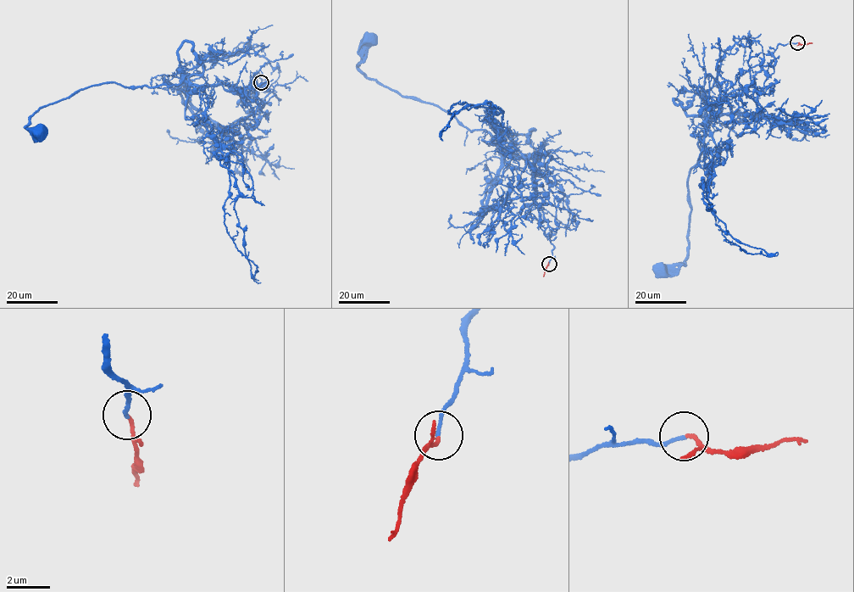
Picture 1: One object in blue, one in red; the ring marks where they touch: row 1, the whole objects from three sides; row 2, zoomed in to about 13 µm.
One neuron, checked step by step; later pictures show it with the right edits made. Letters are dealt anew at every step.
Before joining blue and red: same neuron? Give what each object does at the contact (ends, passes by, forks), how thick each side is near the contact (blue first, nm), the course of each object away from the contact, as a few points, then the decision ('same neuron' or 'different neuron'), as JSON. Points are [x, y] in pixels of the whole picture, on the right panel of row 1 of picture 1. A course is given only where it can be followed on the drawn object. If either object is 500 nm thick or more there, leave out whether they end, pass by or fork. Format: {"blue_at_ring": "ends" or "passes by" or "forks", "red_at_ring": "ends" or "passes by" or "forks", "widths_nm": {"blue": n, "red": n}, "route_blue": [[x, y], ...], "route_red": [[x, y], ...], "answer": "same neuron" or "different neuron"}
{"blue_at_ring": "ends", "red_at_ring": "ends", "widths_nm": {"blue": 160, "red": 170}, "route_blue": [[797, 42], [777, 45], [774, 65], [762, 66], [752, 85], [713, 105], [688, 184], [688, 254], [662, 271]], "route_red": [[797, 42], [812, 43]], "answer": "same neuron"}

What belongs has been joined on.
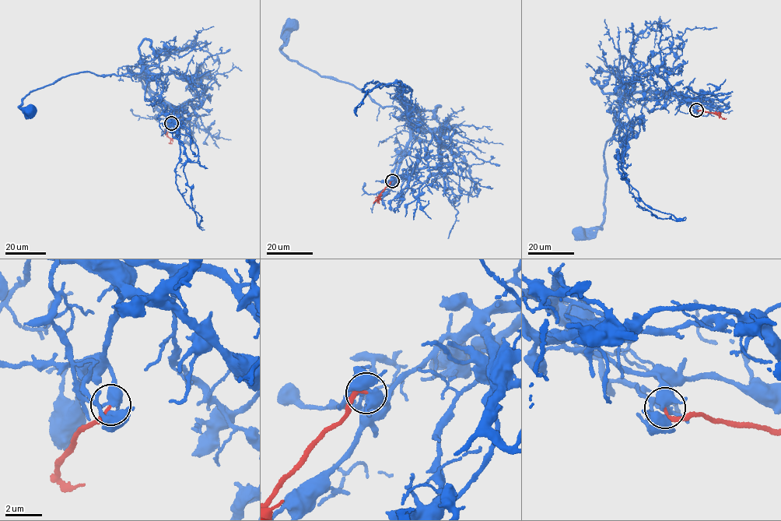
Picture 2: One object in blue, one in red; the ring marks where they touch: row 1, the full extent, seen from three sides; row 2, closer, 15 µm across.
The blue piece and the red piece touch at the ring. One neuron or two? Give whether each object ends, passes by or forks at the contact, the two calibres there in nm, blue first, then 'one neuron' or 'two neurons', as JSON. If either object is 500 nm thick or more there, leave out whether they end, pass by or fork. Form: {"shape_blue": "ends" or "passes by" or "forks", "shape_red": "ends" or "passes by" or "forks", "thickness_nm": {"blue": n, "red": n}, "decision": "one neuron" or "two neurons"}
{"shape_blue": "forks", "shape_red": "ends", "thickness_nm": {"blue": 400, "red": 200}, "decision": "two neurons"}

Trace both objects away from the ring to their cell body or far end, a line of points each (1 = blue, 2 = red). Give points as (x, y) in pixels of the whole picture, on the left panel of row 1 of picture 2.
1: (171, 123), (166, 103), (149, 89), (142, 68), (132, 74), (64, 77), (22, 99), (19, 107), (28, 110)
2: (171, 124), (166, 131), (170, 139), (169, 142)

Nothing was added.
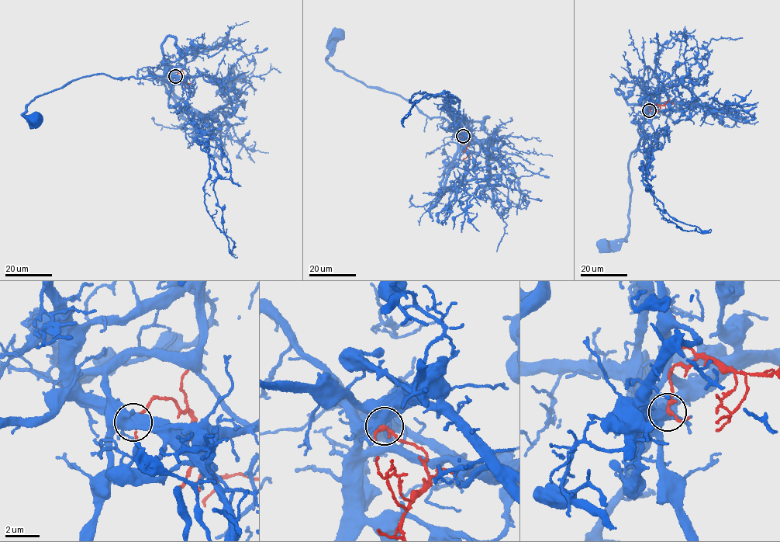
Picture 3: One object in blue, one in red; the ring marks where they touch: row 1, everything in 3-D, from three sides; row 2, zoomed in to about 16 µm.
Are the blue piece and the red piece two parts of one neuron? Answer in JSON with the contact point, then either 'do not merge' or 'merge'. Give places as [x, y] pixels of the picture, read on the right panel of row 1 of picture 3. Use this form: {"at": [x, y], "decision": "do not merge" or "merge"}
{"at": [649, 110], "decision": "merge"}

